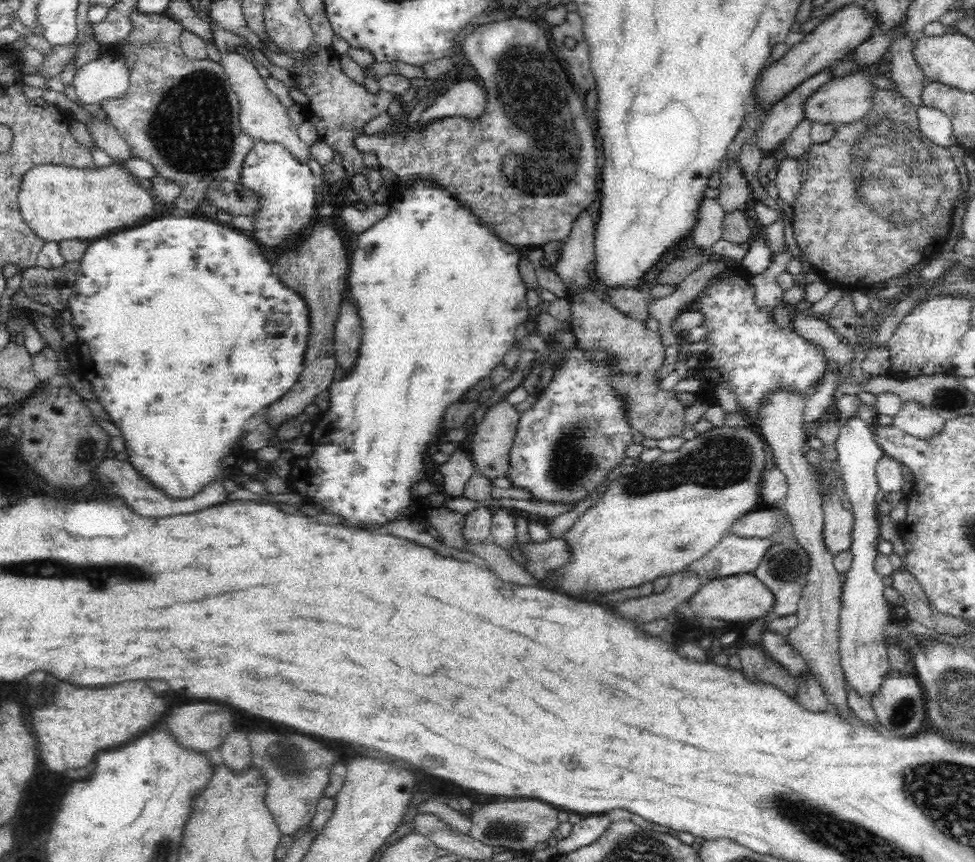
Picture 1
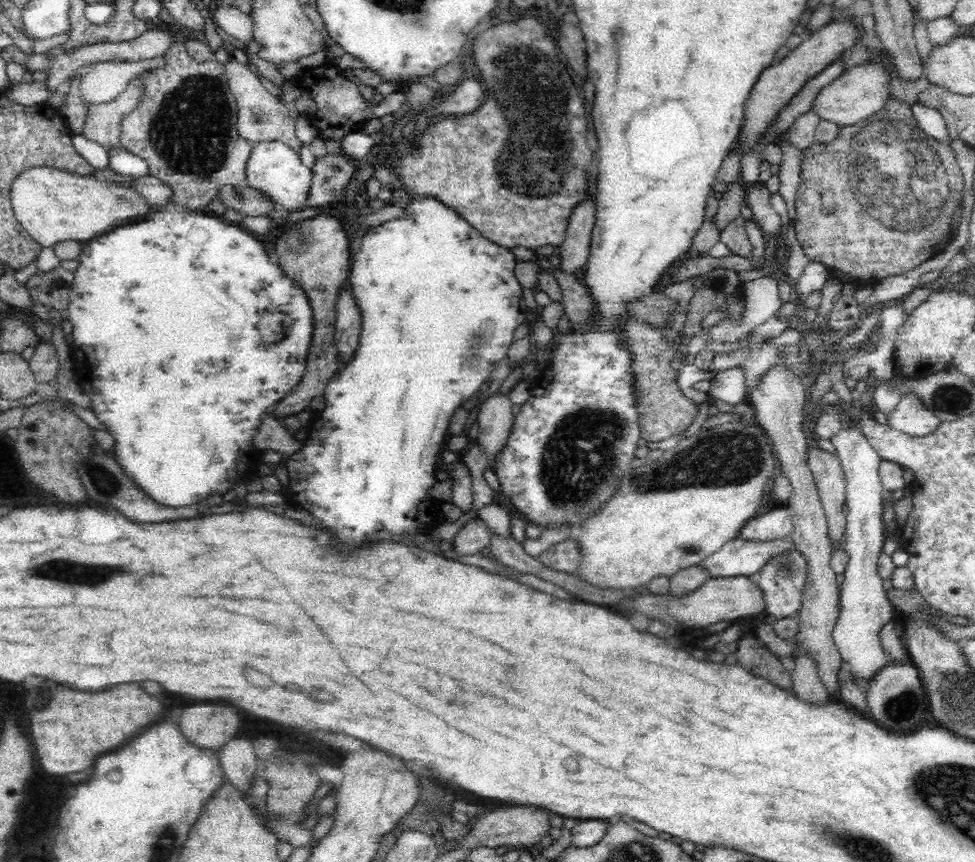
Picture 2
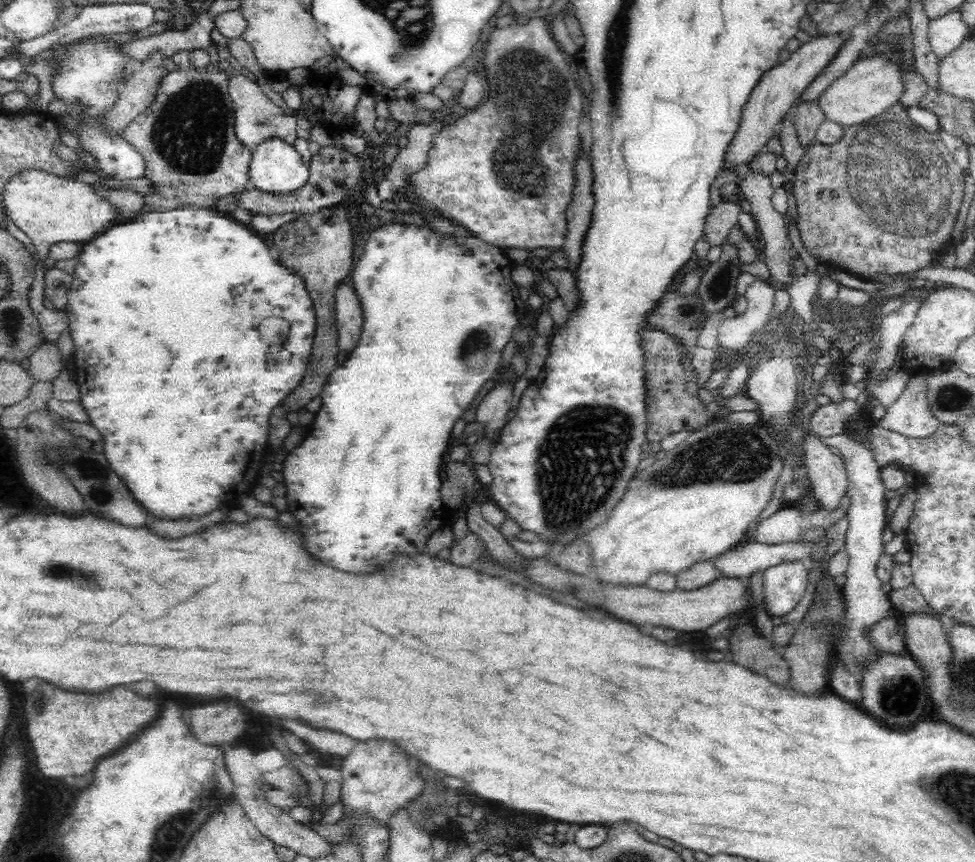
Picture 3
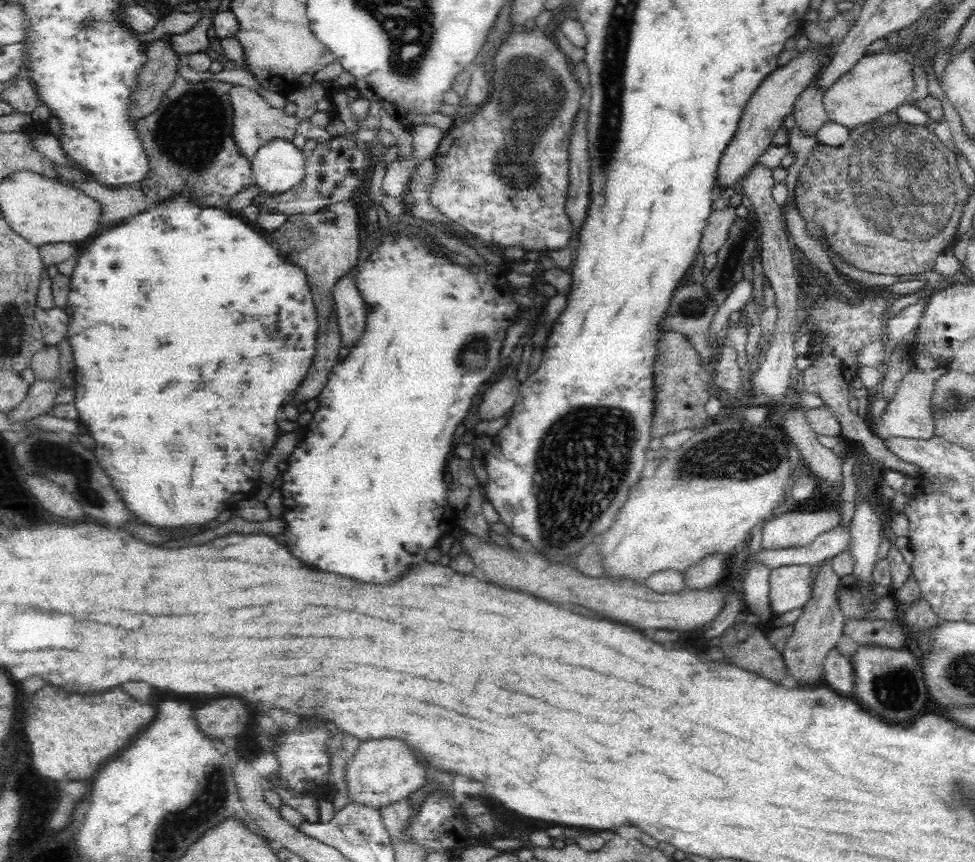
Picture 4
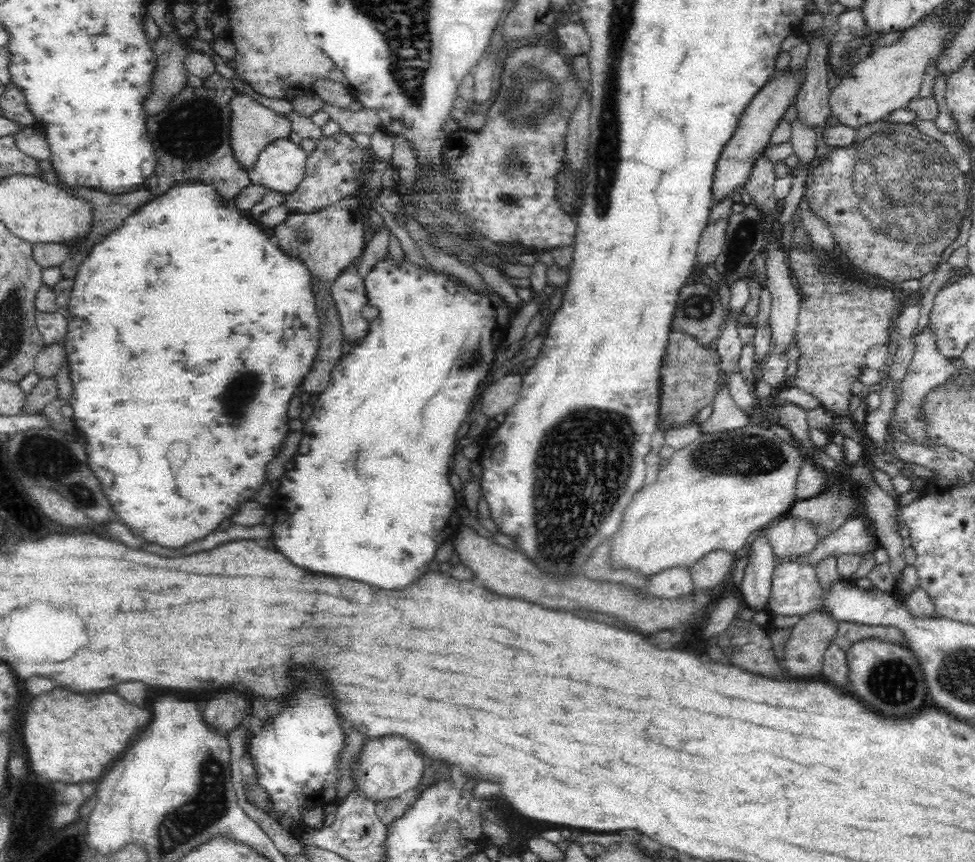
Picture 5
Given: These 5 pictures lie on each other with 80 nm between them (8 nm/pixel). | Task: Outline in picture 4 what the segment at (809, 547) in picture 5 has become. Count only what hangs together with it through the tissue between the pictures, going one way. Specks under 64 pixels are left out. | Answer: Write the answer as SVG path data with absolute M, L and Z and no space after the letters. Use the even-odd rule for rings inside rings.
M826 506L817 513L788 511L764 522L761 546L770 550L805 547L840 524L841 513L835 506Z

